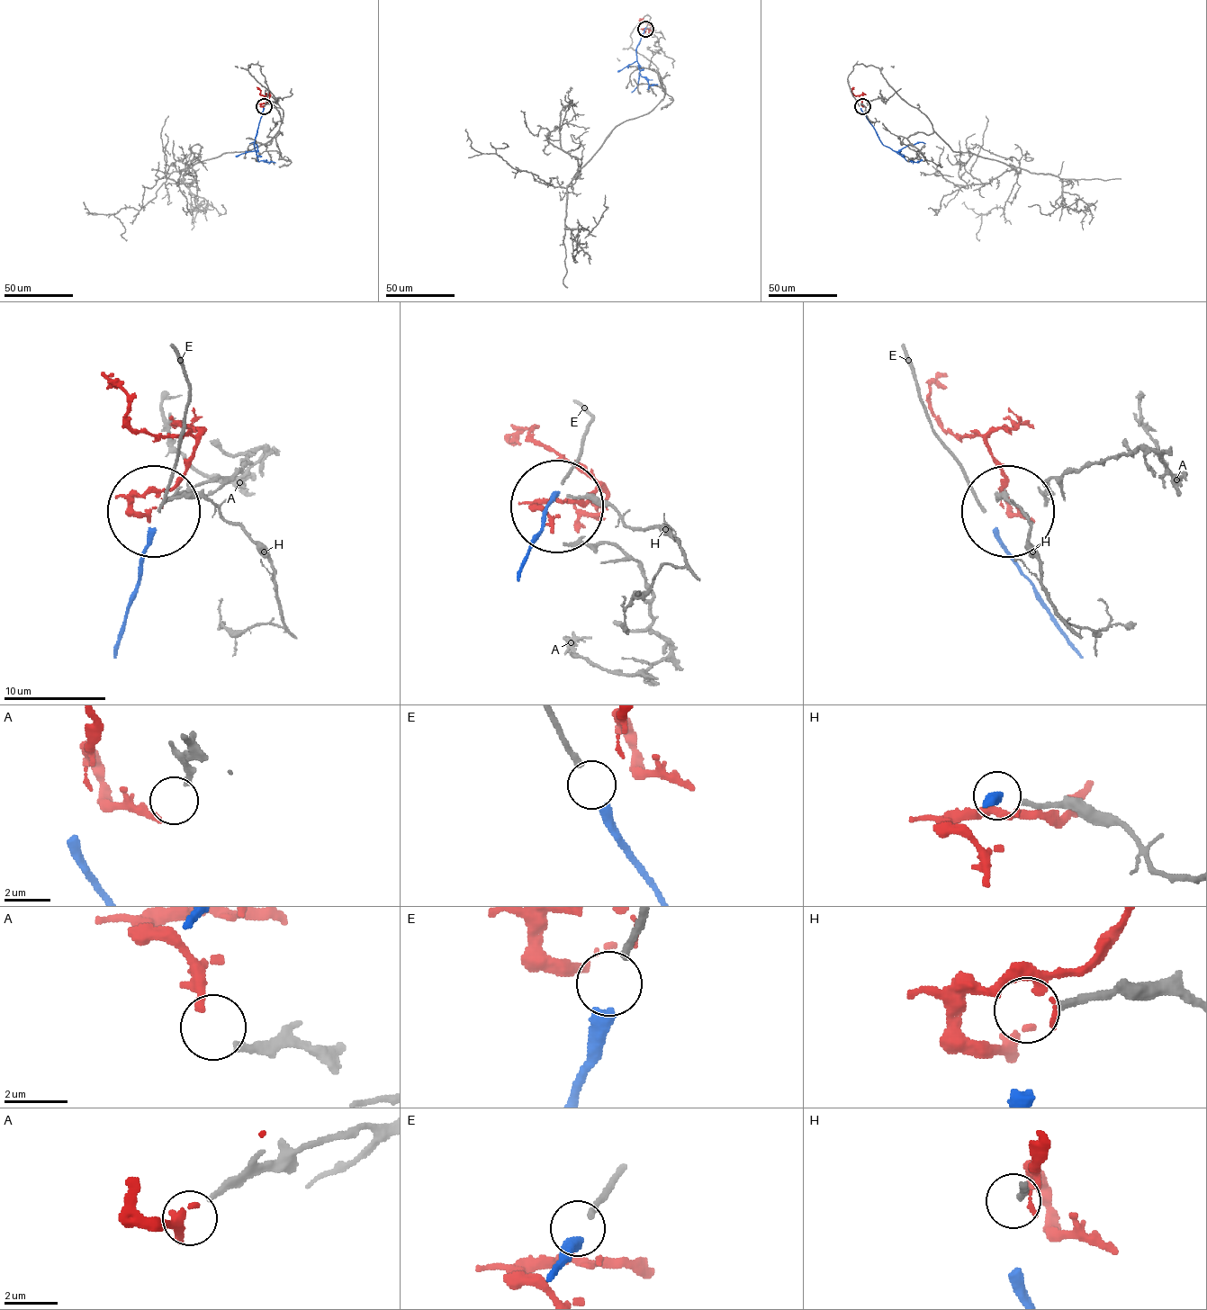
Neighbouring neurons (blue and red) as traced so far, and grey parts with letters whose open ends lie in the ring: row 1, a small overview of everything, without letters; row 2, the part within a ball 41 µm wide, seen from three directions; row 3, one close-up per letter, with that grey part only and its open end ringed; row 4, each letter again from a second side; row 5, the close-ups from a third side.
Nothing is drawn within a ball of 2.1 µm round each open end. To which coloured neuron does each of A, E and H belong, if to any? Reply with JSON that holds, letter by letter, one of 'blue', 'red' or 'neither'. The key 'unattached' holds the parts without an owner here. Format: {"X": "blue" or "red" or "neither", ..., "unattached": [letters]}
{"A": "red", "E": "blue", "H": "neither", "unattached": ["H"]}

